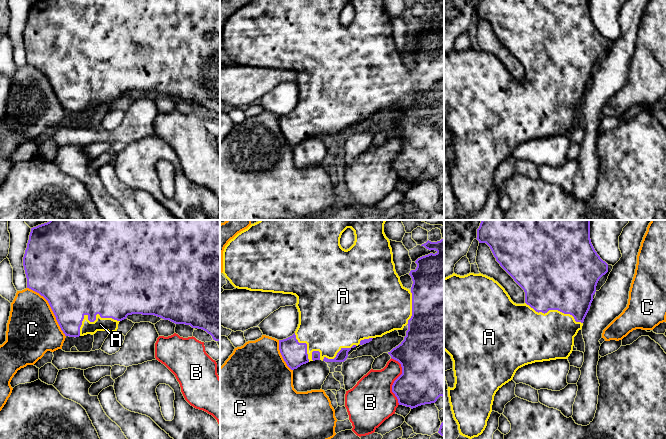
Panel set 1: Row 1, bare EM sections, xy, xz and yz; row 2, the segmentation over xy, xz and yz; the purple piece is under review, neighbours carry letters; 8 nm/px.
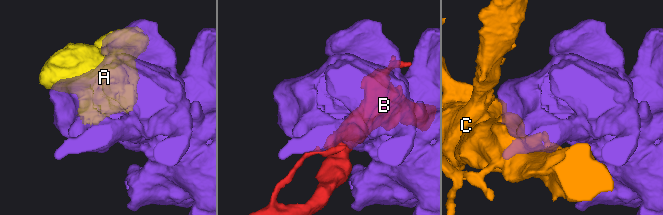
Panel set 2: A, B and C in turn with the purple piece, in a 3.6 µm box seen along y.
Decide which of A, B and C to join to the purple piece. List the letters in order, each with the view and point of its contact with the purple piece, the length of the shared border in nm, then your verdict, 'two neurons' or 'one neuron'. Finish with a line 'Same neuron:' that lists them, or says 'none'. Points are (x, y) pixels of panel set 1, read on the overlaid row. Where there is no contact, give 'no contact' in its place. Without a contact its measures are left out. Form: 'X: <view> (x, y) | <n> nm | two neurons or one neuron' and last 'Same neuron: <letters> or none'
A: xy (92, 321) | 340 nm | one neuron
B: xz (395, 380) | 380 nm | two neurons
C: xy (51, 308) | 500 nm | two neurons
Same neuron: A

